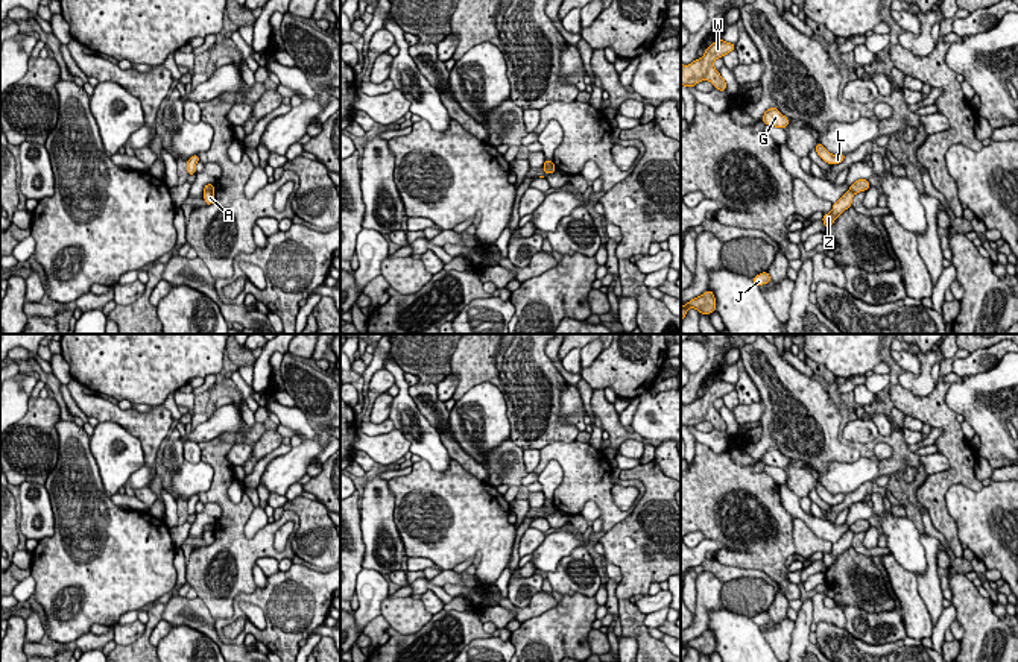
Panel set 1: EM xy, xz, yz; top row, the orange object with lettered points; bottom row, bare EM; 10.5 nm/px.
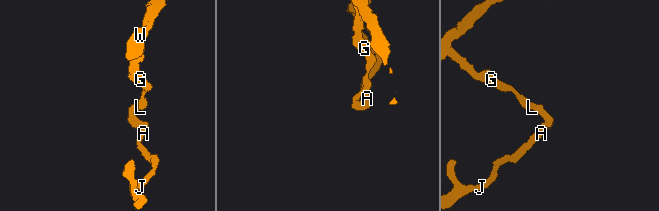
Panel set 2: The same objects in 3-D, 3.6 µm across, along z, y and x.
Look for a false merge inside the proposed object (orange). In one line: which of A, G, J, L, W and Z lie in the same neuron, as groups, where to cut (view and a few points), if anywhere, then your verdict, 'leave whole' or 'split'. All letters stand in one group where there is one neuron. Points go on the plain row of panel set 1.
groups A J Z / G L W; cut yz (850, 529), (854, 533); split

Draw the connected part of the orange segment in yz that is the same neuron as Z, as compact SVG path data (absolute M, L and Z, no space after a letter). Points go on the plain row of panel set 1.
M848 530L836 544L833 544L833 550L828 554L824 554L822 562L827 568L830 568L834 560L851 547L854 531Z

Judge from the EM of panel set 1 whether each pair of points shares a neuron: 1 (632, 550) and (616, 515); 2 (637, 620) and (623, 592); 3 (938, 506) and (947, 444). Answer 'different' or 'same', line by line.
1: different
2: different
3: same

